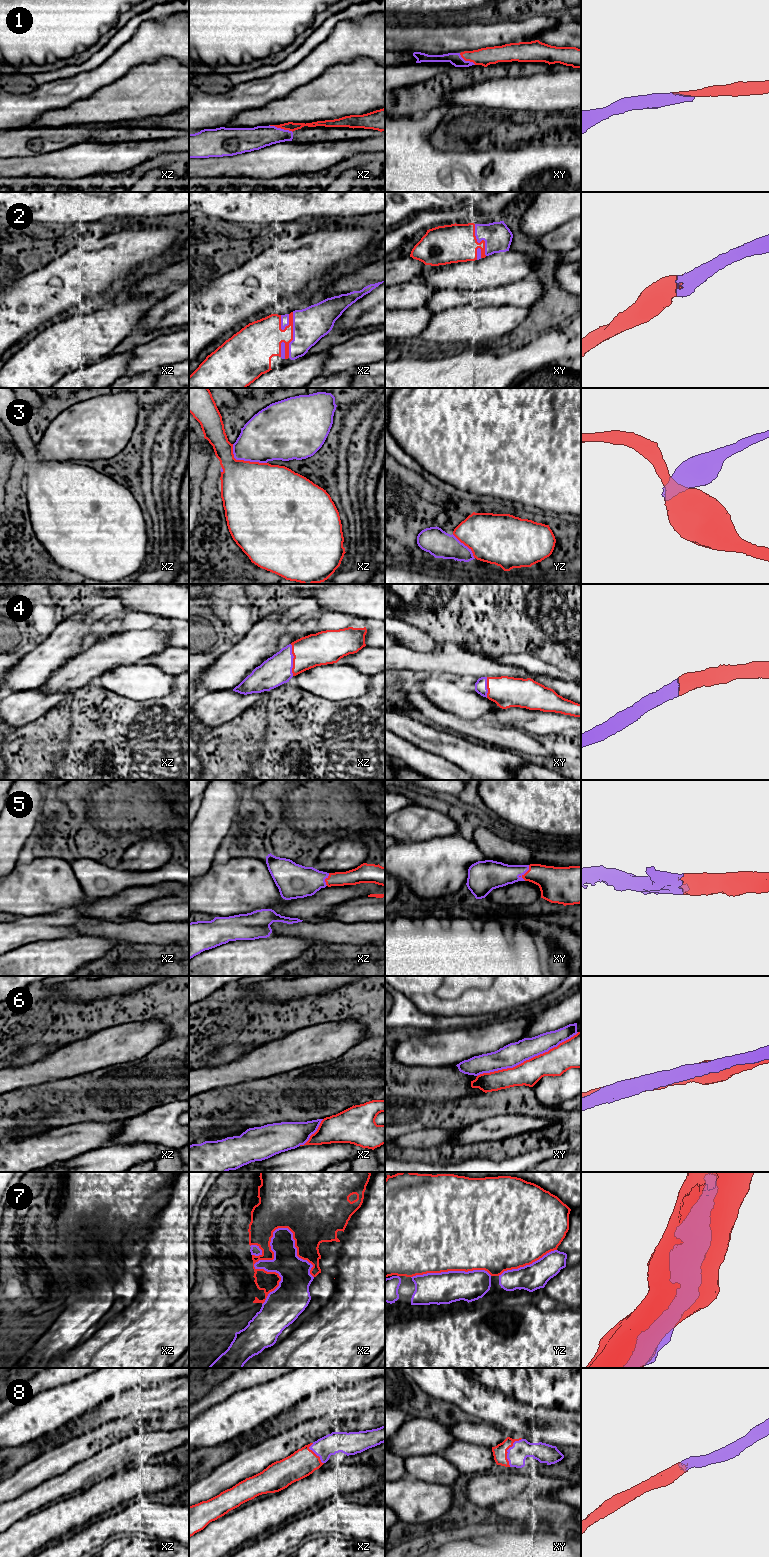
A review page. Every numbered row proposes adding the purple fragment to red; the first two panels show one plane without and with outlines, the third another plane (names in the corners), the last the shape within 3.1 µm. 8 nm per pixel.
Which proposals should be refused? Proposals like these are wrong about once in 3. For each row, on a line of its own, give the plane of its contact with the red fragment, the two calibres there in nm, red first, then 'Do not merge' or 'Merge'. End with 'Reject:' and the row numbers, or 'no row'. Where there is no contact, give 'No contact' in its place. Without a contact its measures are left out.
1: Touches red in xz. Thickness 70 nm (red) against 180 nm. Merge
2: Touches red in xz. Thickness 320 nm (red) against 280 nm. Merge
3: Touches red in xz. Thickness 460 nm (red) against 380 nm. Do not merge
4: Touches red in xz. Thickness 260 nm (red) against 240 nm. Merge
5: Touches red in xy. Thickness 260 nm (red) against 220 nm. Merge
6: Touches red in xy. Thickness 220 nm (red) against 190 nm. Do not merge
7: Touches red in xz. Thickness 190 nm (red) against 220 nm. Do not merge
8: Touches red in xy. Thickness 110 nm (red) against 160 nm. Merge
Reject: 3, 6, 7

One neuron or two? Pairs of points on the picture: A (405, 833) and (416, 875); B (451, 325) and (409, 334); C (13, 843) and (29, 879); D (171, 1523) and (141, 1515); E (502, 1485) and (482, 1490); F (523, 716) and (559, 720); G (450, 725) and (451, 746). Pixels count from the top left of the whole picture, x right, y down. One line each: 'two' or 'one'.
A: two
B: two
C: two
D: one
E: one
F: one
G: two

